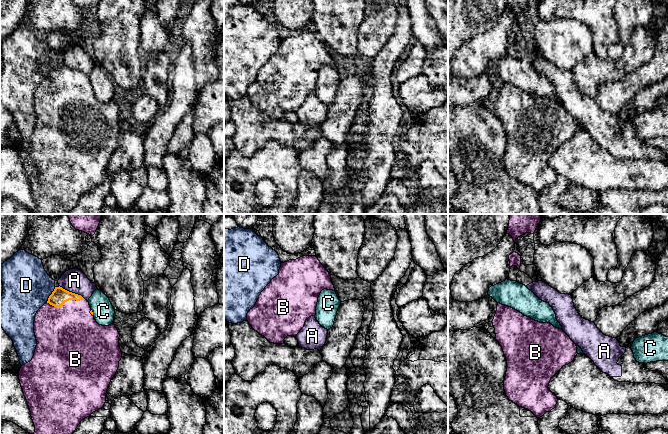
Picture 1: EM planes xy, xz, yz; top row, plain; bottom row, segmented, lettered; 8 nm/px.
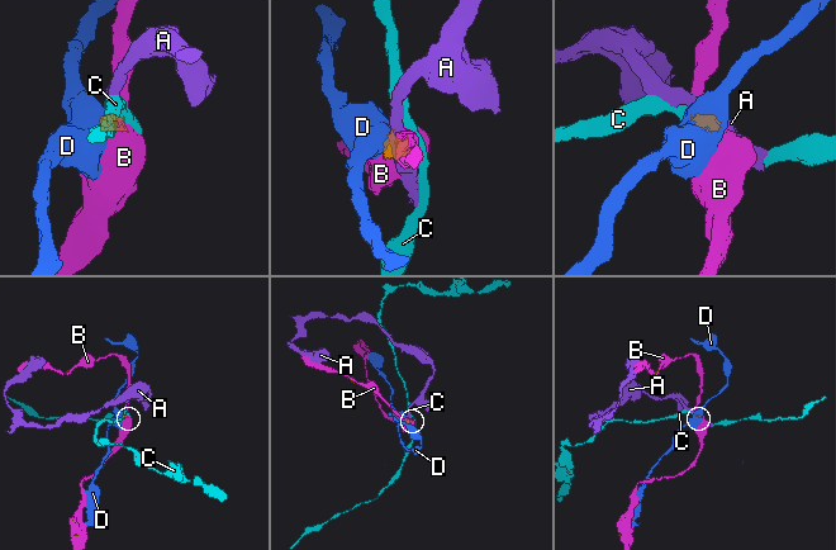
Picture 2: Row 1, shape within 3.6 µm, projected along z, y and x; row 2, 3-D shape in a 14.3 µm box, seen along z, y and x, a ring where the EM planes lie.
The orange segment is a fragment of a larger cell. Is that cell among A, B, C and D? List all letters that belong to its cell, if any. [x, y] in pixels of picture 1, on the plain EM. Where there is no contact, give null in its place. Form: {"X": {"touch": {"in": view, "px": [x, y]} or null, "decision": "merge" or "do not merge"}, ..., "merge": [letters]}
{"A": {"touch": {"in": "xy", "px": [71, 68]}, "decision": "do not merge"}, "B": {"touch": {"in": "xy", "px": [65, 77]}, "decision": "merge"}, "C": {"touch": {"in": "xy", "px": [92, 88]}, "decision": "do not merge"}, "D": {"touch": {"in": "xy", "px": [50, 71]}, "decision": "do not merge"}, "merge": ["B"]}

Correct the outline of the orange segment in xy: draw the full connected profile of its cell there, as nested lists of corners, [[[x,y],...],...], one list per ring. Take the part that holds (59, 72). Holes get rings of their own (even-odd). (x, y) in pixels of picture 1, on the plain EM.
[[[55,63],[48,77],[37,87],[34,97],[37,122],[32,136],[22,141],[19,156],[29,182],[35,208],[30,214],[68,214],[80,198],[101,185],[106,178],[108,162],[116,150],[122,128],[120,110],[114,100],[99,101],[89,78],[81,71]]]

